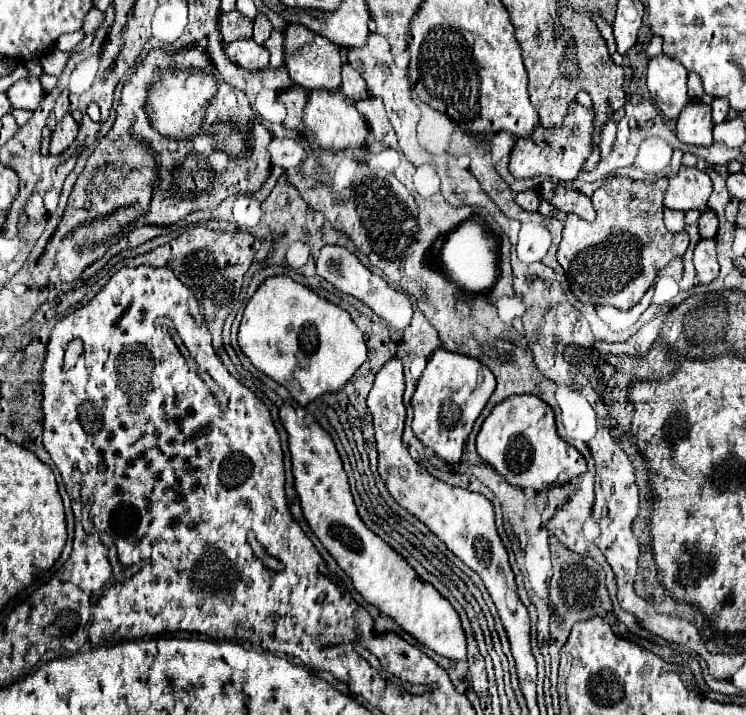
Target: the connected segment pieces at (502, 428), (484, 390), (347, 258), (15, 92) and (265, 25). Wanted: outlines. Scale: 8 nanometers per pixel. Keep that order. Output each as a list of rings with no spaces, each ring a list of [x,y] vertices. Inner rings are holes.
[[[513,396],[497,404],[477,434],[477,454],[499,472],[509,486],[519,490],[531,488],[543,492],[555,486],[559,476],[563,476],[563,484],[567,484],[573,474],[579,478],[587,470],[585,458],[557,436],[553,410],[545,406],[543,400],[537,400],[537,396]]]
[[[439,348],[427,362],[425,372],[421,374],[415,394],[413,394],[413,434],[417,440],[431,448],[439,458],[449,464],[457,464],[463,456],[465,442],[471,434],[473,422],[485,408],[487,400],[495,392],[495,376],[479,360],[453,354]]]
[[[325,246],[319,252],[317,258],[317,274],[321,278],[325,278],[329,284],[333,284],[339,292],[349,294],[353,298],[357,298],[359,302],[363,302],[365,306],[369,306],[381,320],[387,322],[387,326],[391,330],[399,330],[403,332],[409,324],[411,324],[411,316],[413,316],[413,308],[409,298],[403,298],[401,292],[393,290],[383,278],[371,274],[359,260],[355,254],[347,252],[345,248],[337,248],[337,246]]]
[[[27,76],[17,80],[9,90],[7,96],[13,104],[13,108],[25,108],[25,110],[35,110],[39,106],[39,102],[43,100],[45,92],[41,88],[39,78],[35,76]]]
[[[257,14],[257,18],[255,18],[255,28],[253,28],[253,40],[255,40],[257,44],[265,44],[265,40],[271,36],[271,32],[273,32],[271,22],[269,22],[263,14]]]

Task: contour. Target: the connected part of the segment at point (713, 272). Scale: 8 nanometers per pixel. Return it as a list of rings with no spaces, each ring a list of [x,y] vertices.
[[[699,240],[695,254],[693,254],[697,280],[701,284],[711,284],[719,276],[719,264],[717,264],[717,252],[715,252],[715,240]]]

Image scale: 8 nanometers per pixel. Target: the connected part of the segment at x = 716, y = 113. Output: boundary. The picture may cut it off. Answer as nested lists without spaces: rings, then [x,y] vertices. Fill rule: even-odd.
[[[715,98],[713,104],[711,104],[711,108],[713,108],[713,122],[715,122],[715,124],[721,124],[721,122],[727,120],[729,102],[727,102],[725,98]]]

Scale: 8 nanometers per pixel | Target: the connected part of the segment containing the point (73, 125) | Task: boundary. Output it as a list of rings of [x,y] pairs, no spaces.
[[[67,114],[55,128],[53,136],[51,136],[51,154],[53,156],[59,156],[63,150],[71,148],[75,138],[77,138],[77,130],[79,130],[79,124],[73,120],[71,114]]]

